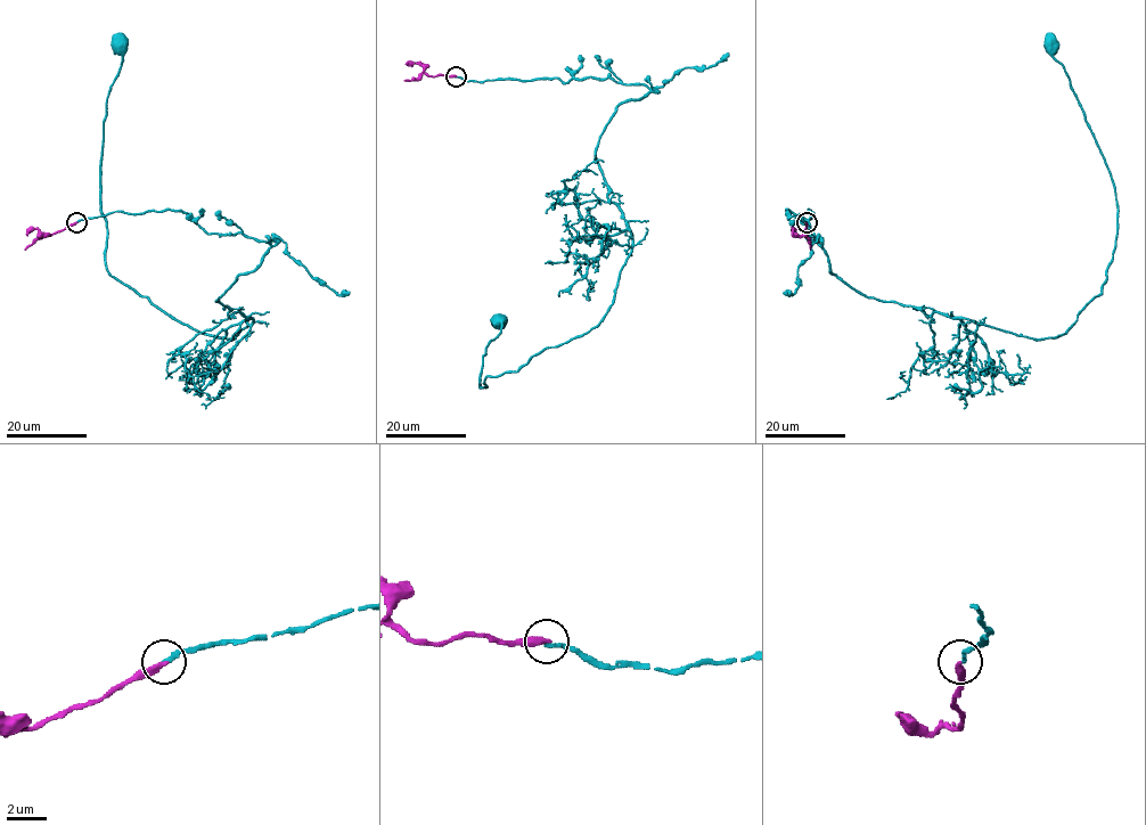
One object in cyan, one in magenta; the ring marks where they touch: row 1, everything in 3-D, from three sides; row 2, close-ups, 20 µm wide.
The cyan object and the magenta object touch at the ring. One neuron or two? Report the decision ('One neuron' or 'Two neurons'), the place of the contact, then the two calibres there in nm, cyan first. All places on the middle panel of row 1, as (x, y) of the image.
One neuron. Place: (456, 76). Thickness 200 nm (cyan) against 360 nm

